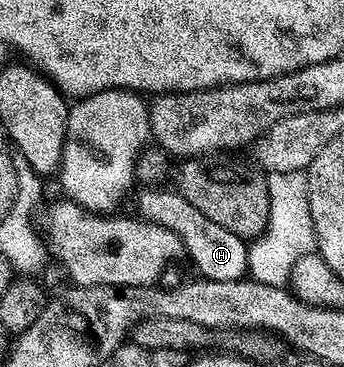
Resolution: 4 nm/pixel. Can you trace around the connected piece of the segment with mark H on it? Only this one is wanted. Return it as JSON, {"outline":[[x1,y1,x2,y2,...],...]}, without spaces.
{"outline":[[148,190,140,200,139,212,154,224,172,230,182,240,185,255,190,256,197,272,203,279,230,282,243,279,249,271,249,245,242,237,225,230,212,219,205,217,199,208,188,202,176,190]]}

